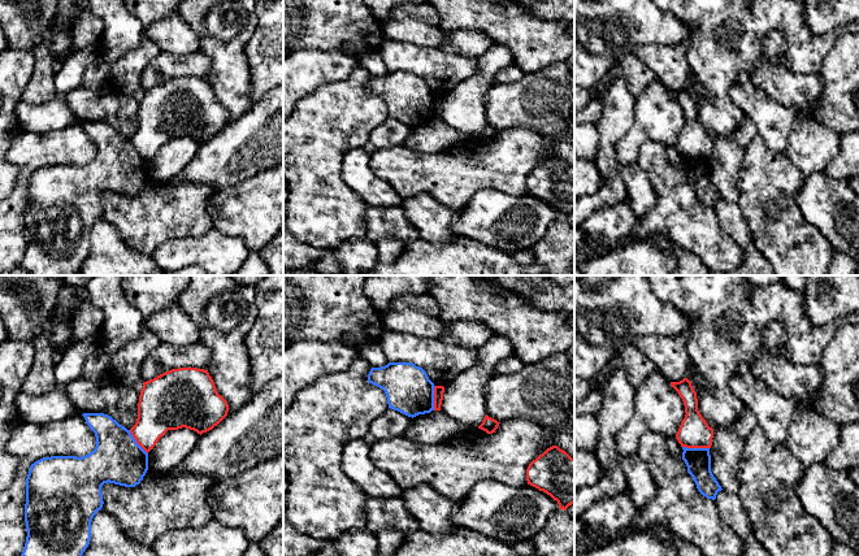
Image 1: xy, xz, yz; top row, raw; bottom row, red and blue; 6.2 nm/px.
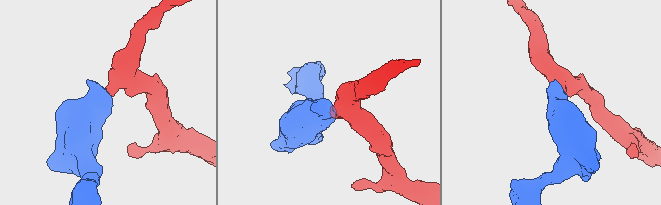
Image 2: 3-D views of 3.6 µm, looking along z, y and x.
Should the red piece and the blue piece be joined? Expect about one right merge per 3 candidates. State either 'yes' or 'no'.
no

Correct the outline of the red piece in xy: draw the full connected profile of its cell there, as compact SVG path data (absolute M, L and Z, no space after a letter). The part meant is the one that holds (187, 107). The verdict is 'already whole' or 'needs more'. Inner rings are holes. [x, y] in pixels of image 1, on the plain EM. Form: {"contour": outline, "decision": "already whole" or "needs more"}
{"contour": "M178 77L143 91L138 127L130 138L136 152L148 162L168 139L182 136L207 142L229 121L208 79Z", "decision": "already whole"}

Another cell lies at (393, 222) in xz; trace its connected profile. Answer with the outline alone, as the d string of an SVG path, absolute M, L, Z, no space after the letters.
M402 205L389 209L368 208L364 212L366 239L377 243L383 238L395 238L405 246L418 239L418 231L408 221Z

